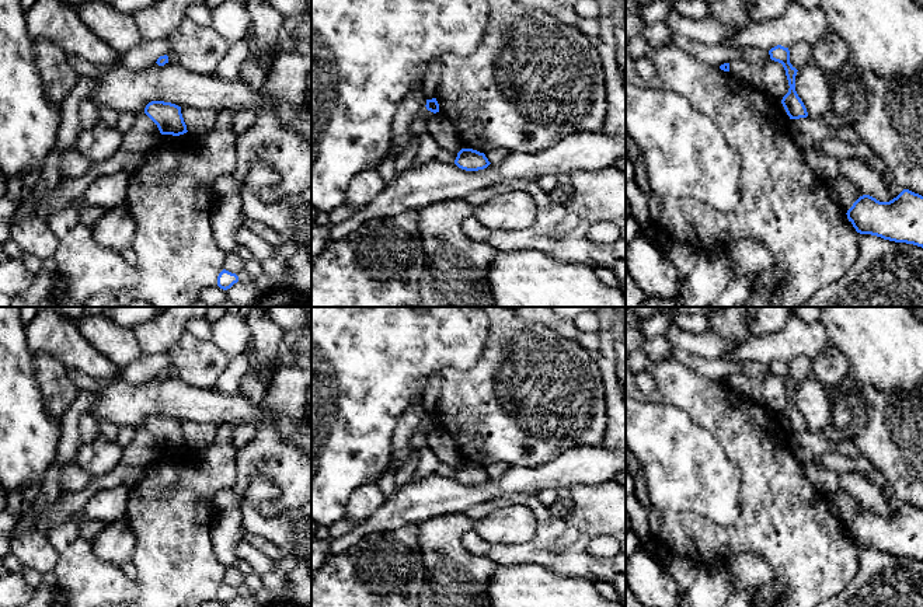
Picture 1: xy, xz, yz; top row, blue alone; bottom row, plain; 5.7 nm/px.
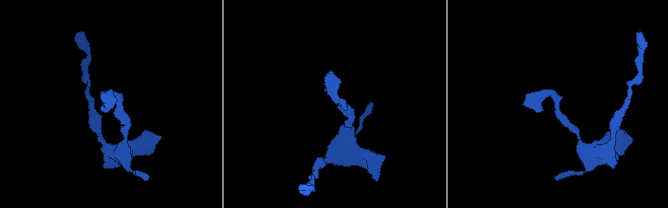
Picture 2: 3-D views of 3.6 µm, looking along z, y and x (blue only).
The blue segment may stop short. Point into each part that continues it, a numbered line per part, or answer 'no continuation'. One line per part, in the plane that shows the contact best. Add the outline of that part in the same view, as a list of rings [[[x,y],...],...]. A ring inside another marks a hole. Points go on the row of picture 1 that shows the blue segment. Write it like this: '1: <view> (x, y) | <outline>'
no continuation

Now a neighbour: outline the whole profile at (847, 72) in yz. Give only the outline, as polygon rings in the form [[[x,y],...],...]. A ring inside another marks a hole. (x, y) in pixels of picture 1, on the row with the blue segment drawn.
[[[849,59],[836,73],[843,79],[846,88],[853,97],[853,108],[844,116],[837,115],[832,109],[822,116],[822,121],[829,128],[853,128],[854,123],[864,115],[865,108],[865,94],[857,79],[858,69],[854,66],[853,60]]]

